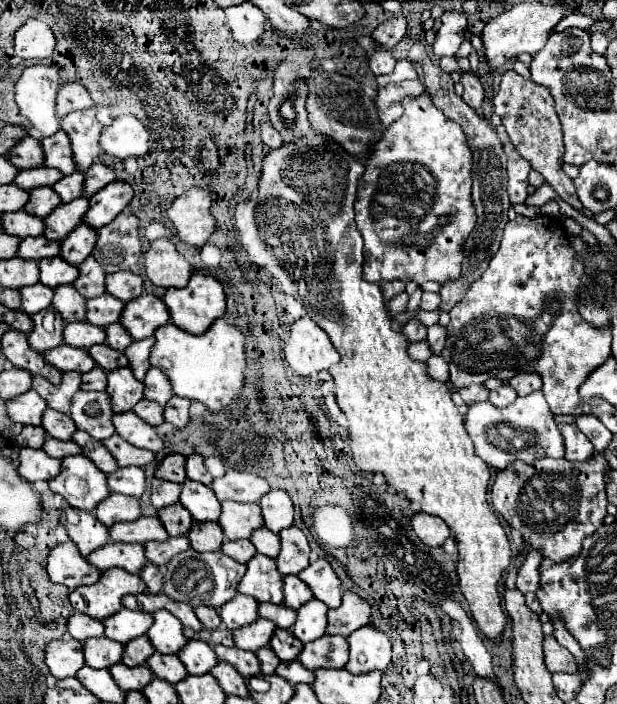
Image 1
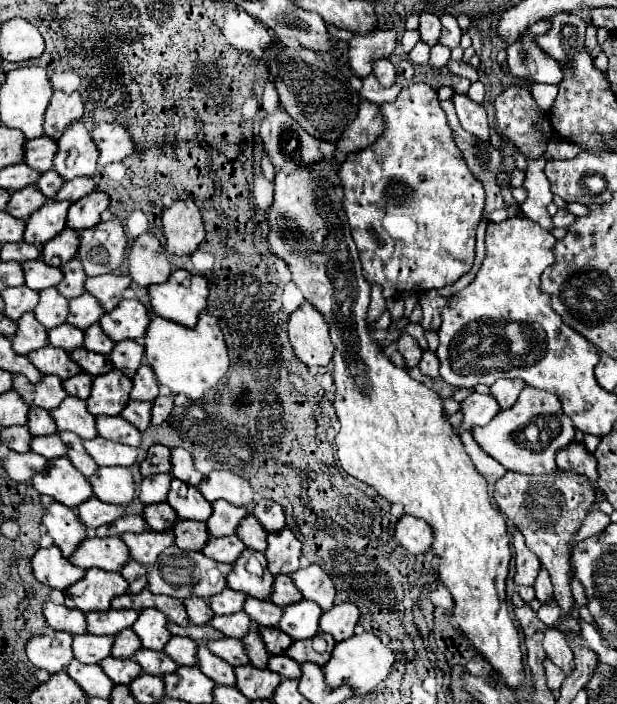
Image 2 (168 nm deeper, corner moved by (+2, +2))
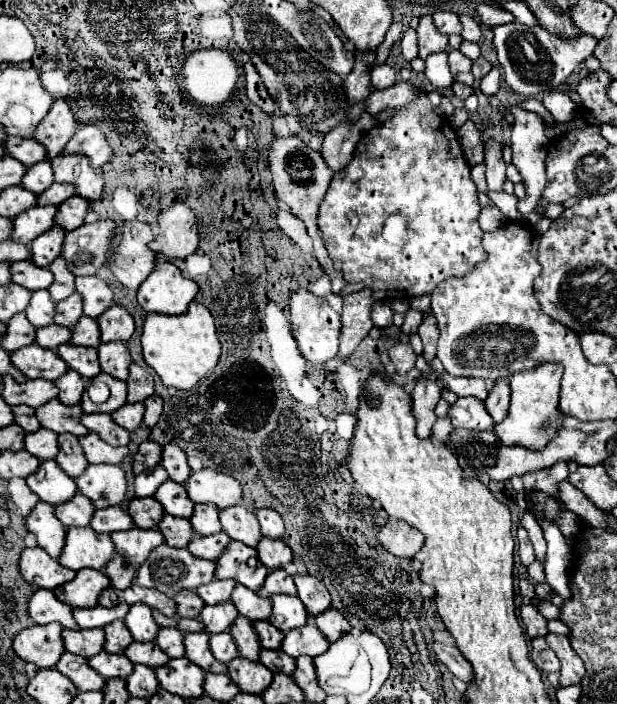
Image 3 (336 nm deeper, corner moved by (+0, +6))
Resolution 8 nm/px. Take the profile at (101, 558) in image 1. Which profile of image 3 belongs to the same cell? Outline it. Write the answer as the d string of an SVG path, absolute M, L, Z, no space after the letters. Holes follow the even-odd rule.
M69 527L59 563L73 571L83 567L103 569L113 555L115 549L109 535L97 533L91 527Z

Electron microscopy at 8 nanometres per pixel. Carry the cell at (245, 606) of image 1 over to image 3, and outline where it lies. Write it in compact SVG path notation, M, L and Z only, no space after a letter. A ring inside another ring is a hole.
M215 579L215 581L207 583L207 585L201 585L201 587L197 589L197 595L199 595L201 599L205 599L207 605L225 603L225 601L229 601L235 585L237 585L237 583L231 581L231 579L225 579L225 581Z

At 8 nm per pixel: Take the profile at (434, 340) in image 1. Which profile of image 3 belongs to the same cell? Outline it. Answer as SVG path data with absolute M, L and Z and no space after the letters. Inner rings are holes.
M419 377L411 395L413 395L413 415L417 419L417 435L425 439L431 435L431 427L437 421L433 411L437 401L441 399L441 389L427 377Z

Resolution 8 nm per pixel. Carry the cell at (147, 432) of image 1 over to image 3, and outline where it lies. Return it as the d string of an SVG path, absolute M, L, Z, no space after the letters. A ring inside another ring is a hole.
M91 413L91 415L81 415L81 423L89 429L95 431L103 441L109 445L129 445L131 433L127 429L121 429L109 413Z

